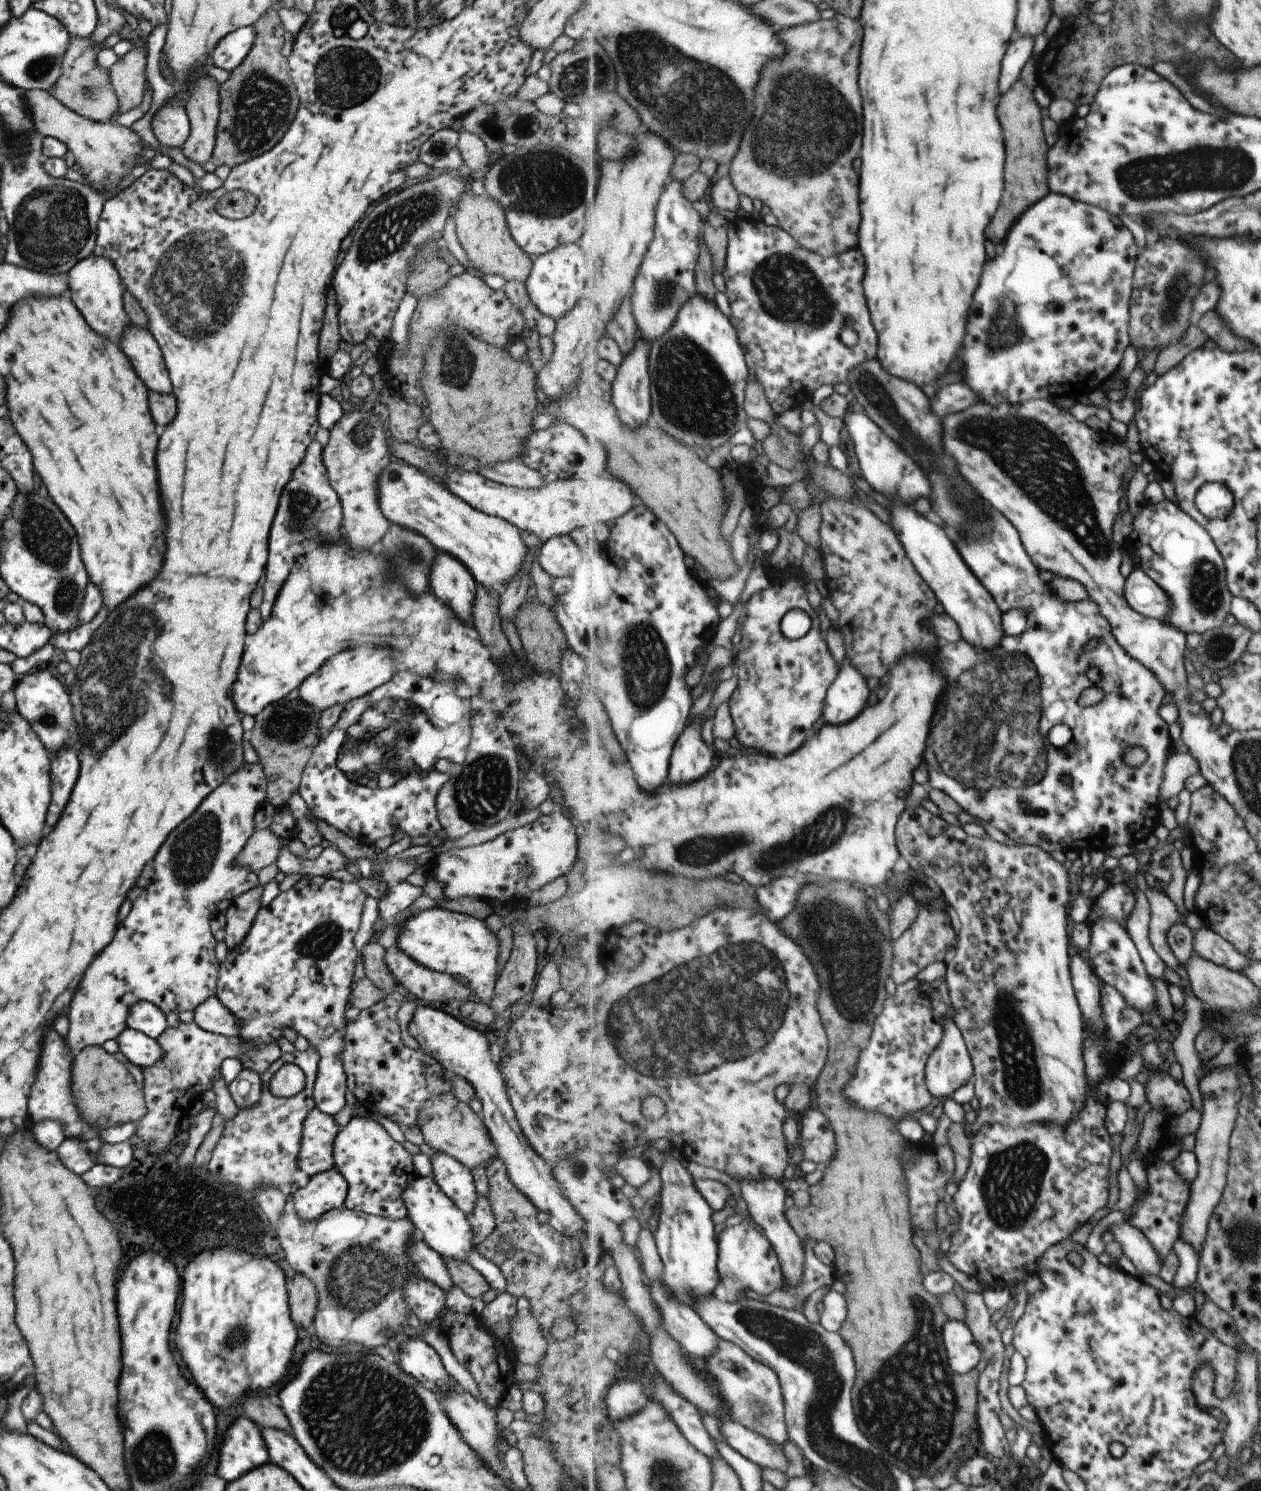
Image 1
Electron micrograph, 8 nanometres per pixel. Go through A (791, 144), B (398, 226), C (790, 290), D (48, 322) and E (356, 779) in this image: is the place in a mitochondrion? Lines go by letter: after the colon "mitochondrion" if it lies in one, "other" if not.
A: mitochondrion
B: mitochondrion
C: mitochondrion
D: other
E: other

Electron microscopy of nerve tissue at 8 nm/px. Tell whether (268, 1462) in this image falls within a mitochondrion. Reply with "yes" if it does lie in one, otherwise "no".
no

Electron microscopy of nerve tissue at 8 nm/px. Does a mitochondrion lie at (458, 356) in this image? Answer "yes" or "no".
yes

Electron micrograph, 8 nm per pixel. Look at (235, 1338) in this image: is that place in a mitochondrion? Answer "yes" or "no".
yes

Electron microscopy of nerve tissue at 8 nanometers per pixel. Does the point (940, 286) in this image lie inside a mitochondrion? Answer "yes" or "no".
no

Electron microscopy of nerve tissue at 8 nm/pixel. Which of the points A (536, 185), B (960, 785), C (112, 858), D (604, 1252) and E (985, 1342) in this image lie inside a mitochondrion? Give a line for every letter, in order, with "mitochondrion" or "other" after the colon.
A: mitochondrion
B: mitochondrion
C: other
D: other
E: other

